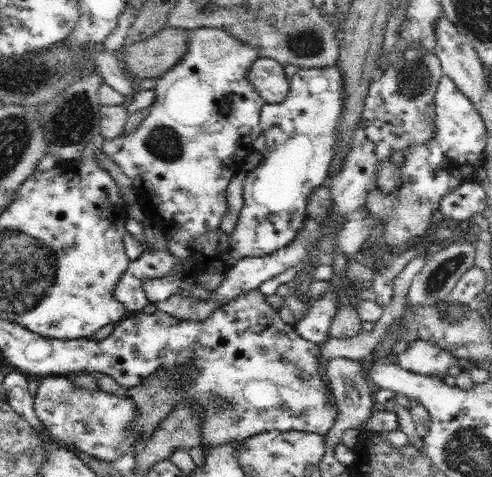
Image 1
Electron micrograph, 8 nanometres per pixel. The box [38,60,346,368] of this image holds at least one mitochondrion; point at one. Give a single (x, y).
(73, 120)

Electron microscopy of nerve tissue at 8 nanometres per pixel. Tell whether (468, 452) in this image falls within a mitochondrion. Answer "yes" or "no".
yes

